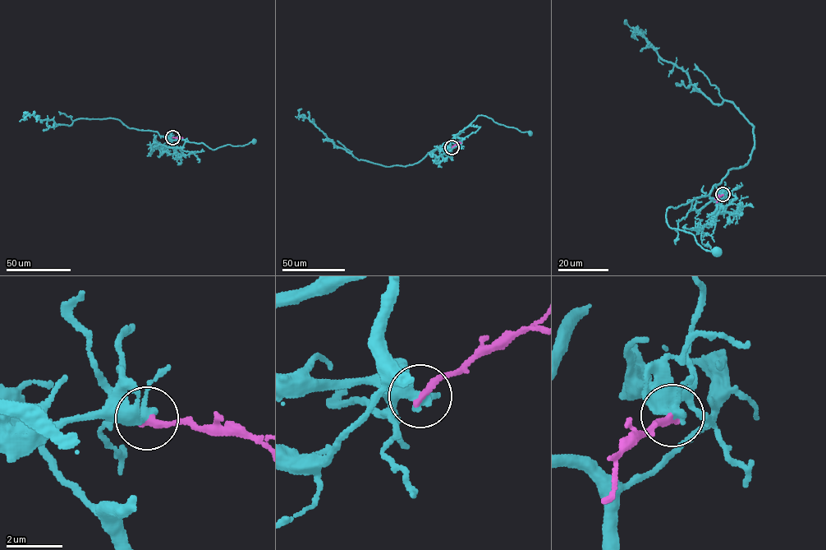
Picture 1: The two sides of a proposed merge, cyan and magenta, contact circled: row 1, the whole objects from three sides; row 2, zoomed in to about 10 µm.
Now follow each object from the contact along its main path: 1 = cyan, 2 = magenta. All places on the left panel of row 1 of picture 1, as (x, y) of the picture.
1: (172, 137), (201, 142), (213, 150), (229, 144), (242, 145), (253, 140)
2: (172, 137), (182, 137)

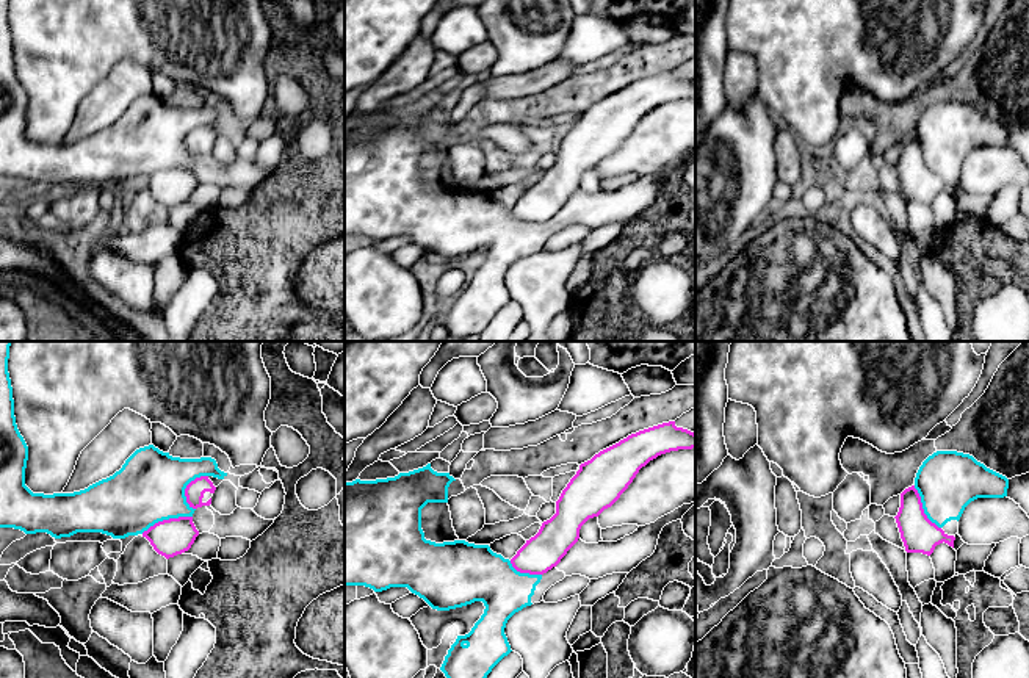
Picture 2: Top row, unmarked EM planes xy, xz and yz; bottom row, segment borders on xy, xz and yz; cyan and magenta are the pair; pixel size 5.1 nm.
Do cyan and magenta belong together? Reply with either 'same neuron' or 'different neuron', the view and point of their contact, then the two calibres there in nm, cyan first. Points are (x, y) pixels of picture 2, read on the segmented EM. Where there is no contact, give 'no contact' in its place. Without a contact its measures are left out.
different neuron; contact xy (166, 519); calibres 360 and 190 nm

